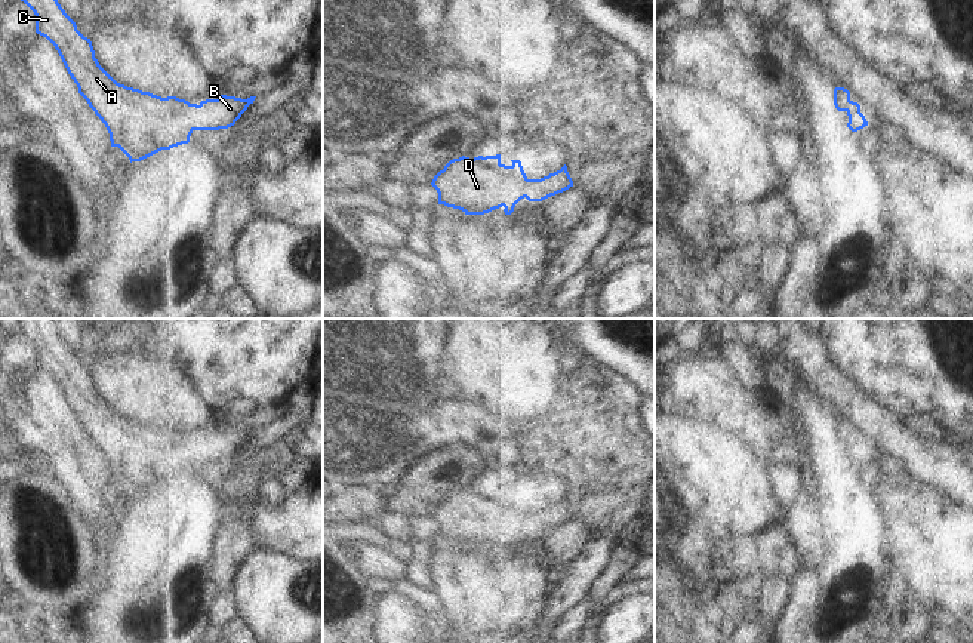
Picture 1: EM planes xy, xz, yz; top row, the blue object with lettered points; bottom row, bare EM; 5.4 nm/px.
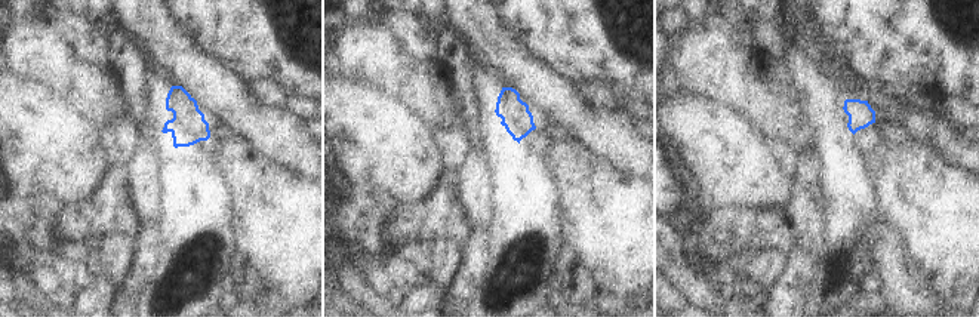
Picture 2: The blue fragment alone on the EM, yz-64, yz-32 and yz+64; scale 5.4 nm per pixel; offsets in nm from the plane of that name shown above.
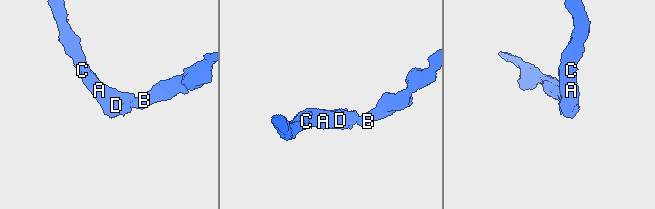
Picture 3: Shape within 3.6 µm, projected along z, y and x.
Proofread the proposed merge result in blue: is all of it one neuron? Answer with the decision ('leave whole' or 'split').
leave whole

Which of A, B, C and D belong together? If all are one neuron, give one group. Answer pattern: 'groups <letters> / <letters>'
groups A B C D

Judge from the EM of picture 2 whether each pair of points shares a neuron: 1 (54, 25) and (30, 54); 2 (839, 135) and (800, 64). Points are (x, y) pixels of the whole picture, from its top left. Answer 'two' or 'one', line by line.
1: one
2: one

